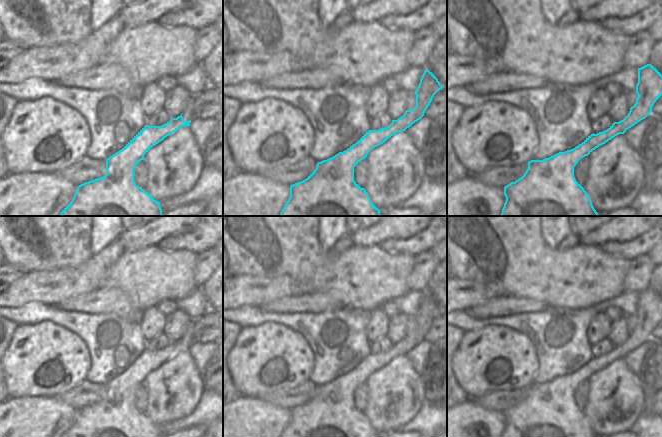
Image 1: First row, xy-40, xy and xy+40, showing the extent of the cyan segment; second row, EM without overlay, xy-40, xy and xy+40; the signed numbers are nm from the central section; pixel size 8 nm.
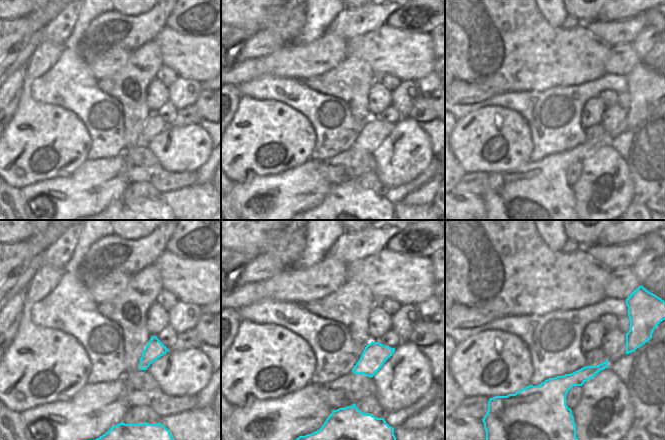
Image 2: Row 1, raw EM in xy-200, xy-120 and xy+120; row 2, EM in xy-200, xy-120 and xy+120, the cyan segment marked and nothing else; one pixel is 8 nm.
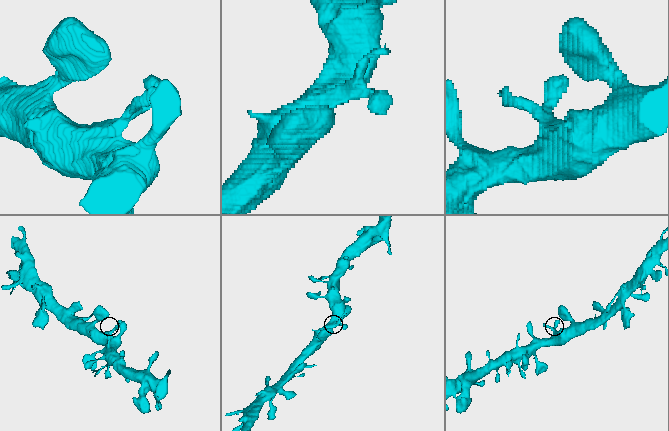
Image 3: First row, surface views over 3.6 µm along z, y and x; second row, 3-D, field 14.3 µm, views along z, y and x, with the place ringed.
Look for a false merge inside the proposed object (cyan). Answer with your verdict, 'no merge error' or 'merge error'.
no merge error

